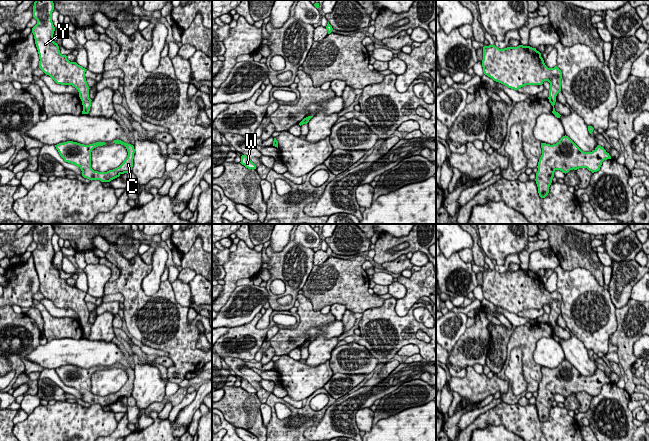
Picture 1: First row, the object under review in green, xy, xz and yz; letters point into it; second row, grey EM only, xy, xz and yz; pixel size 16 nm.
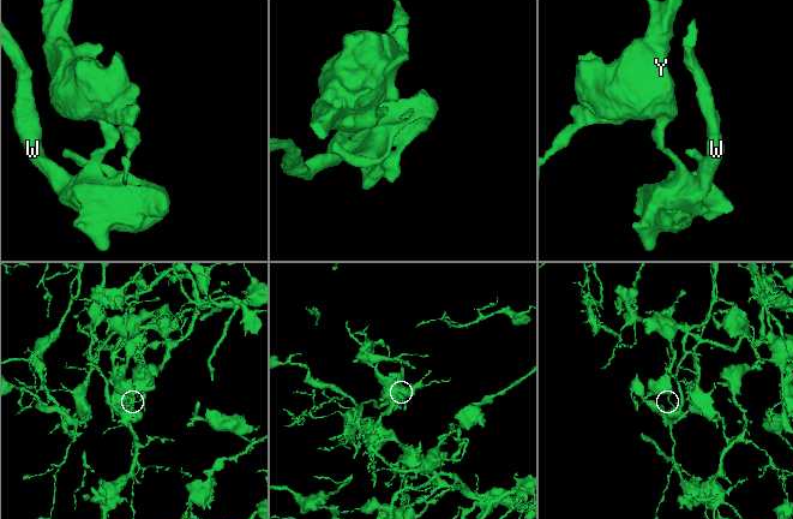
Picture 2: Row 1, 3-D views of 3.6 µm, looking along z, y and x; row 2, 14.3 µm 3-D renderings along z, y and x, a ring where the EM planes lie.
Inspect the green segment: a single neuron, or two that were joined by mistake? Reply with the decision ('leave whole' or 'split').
split

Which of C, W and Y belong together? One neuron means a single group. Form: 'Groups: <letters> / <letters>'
Groups: C W / Y

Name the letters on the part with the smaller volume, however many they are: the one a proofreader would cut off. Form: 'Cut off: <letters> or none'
Cut off: C, W

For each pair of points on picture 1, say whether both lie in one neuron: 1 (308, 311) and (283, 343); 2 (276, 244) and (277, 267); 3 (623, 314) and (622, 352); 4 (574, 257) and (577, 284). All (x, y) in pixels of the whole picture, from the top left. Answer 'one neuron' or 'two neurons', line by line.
1: one neuron
2: two neurons
3: one neuron
4: two neurons

